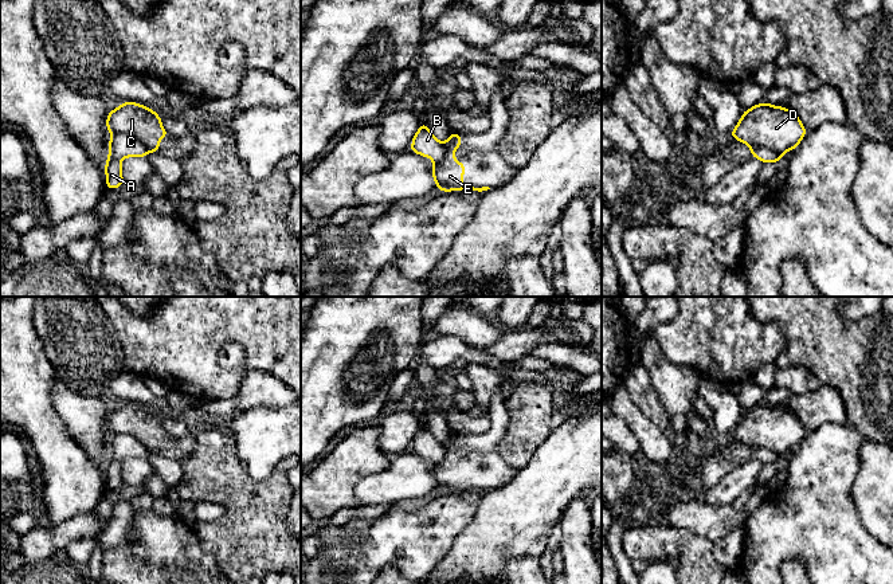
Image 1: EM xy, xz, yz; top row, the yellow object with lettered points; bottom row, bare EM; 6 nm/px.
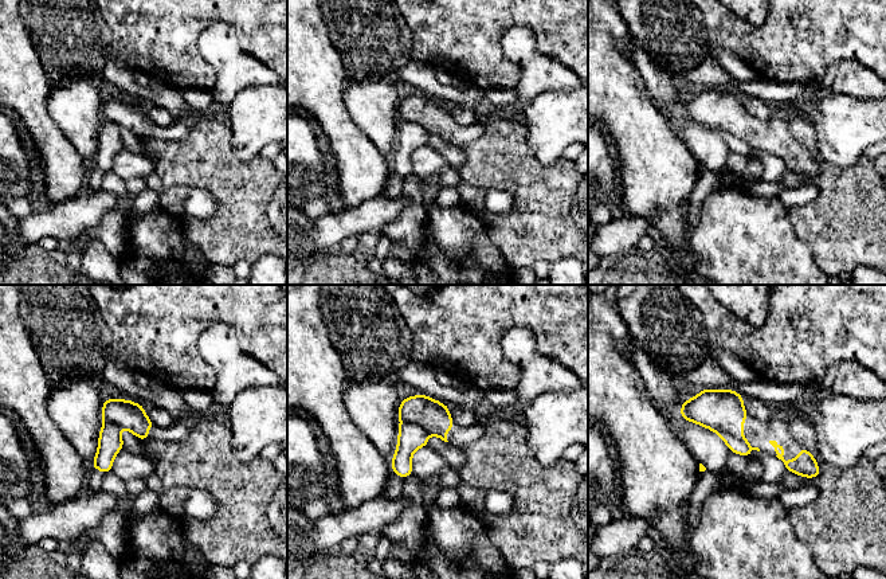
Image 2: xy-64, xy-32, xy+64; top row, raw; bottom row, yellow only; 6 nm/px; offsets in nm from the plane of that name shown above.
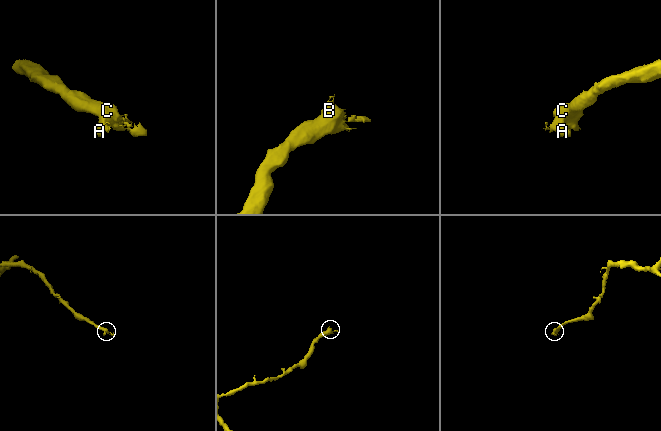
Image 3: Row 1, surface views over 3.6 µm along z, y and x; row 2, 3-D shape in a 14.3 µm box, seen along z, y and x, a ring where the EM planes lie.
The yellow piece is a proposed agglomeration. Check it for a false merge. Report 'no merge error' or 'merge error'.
merge error

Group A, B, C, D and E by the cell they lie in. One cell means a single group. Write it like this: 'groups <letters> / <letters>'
groups A B / C D E

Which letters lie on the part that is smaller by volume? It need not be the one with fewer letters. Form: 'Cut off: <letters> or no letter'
Cut off: A, B

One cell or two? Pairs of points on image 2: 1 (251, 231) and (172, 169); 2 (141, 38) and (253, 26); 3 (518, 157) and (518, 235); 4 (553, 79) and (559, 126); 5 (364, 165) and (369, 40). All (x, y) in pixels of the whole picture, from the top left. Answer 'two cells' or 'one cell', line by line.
1: one cell
2: one cell
3: one cell
4: two cells
5: two cells

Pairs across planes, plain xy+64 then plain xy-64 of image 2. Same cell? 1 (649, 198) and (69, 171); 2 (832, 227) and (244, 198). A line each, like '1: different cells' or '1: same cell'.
1: same cell
2: same cell

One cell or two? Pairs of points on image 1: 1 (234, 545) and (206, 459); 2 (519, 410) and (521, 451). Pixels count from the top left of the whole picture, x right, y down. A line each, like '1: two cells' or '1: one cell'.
1: one cell
2: one cell

